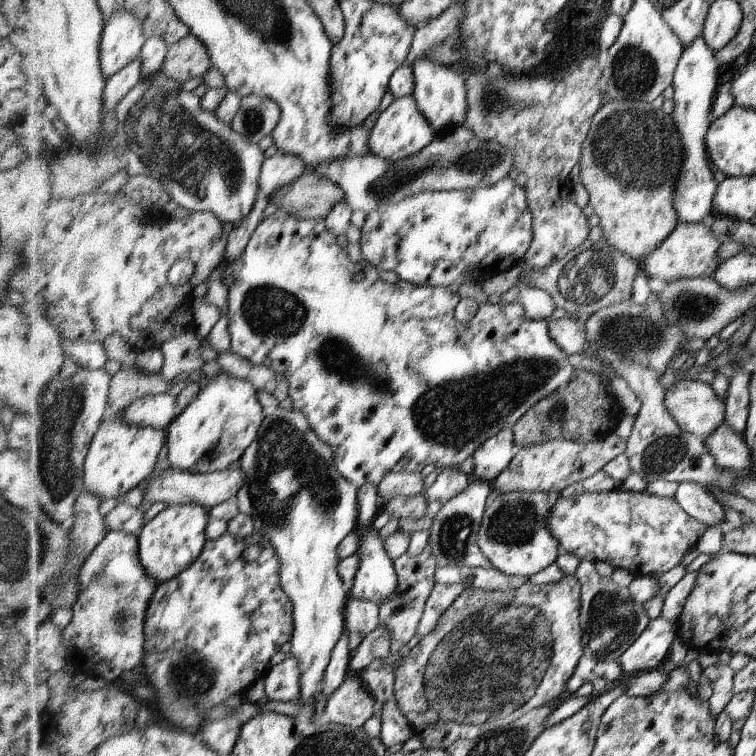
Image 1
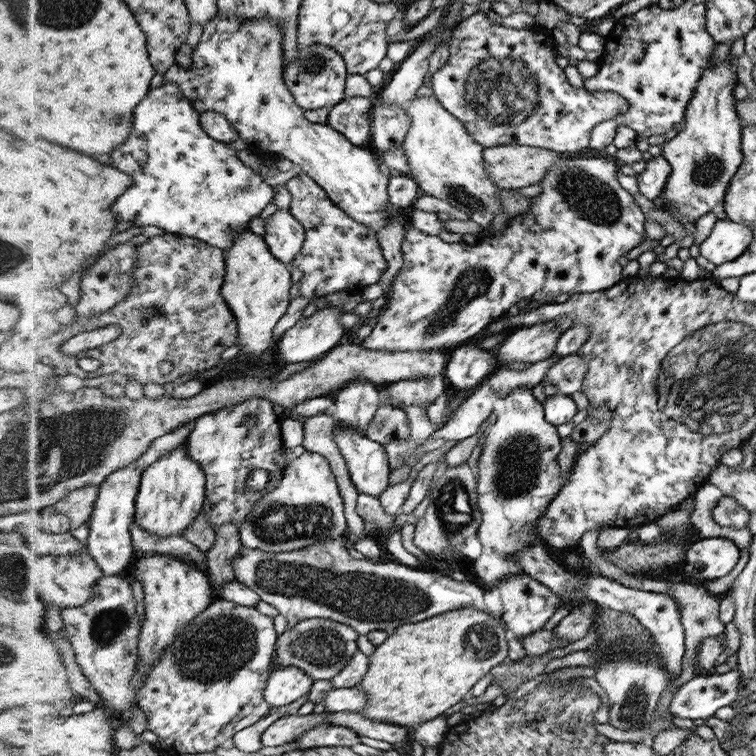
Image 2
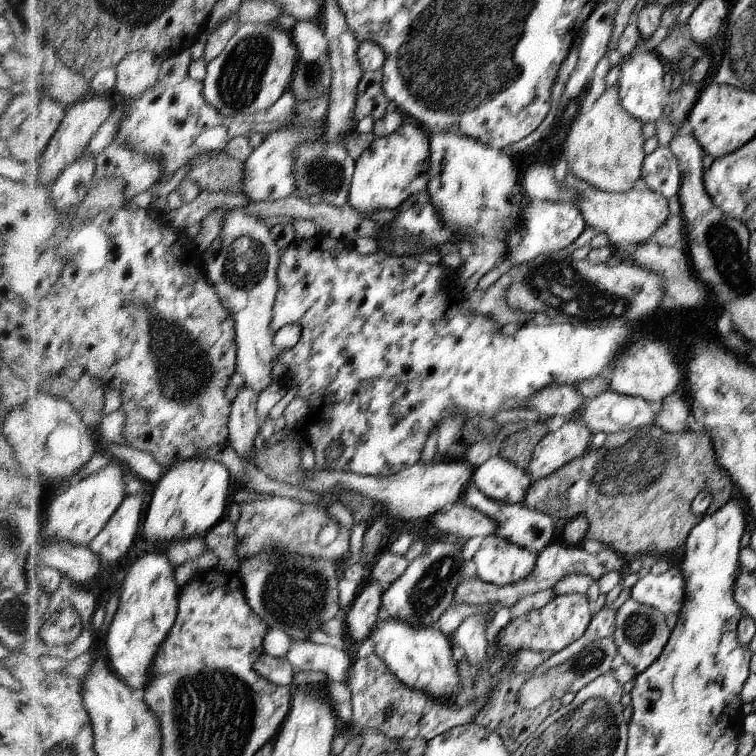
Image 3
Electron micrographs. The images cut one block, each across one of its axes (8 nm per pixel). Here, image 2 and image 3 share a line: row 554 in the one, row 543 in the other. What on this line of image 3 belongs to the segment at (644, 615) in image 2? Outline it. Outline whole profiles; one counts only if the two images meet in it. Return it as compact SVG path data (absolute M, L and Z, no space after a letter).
M474 484L466 488L462 502L468 506L477 508L480 512L490 517L492 521L497 523L496 535L504 537L506 540L515 542L517 545L525 549L532 550L532 552L541 553L553 540L553 536L557 533L554 530L554 522L545 512L528 508L524 504L509 505L503 502L496 502L488 498L484 493L481 493Z

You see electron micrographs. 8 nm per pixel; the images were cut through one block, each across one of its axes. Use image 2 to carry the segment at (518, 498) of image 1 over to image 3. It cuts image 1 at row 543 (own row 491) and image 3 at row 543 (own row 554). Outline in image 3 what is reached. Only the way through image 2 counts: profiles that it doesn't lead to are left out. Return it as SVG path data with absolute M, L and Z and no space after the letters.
M494 533L486 535L472 557L477 577L485 583L503 587L526 579L538 553Z

